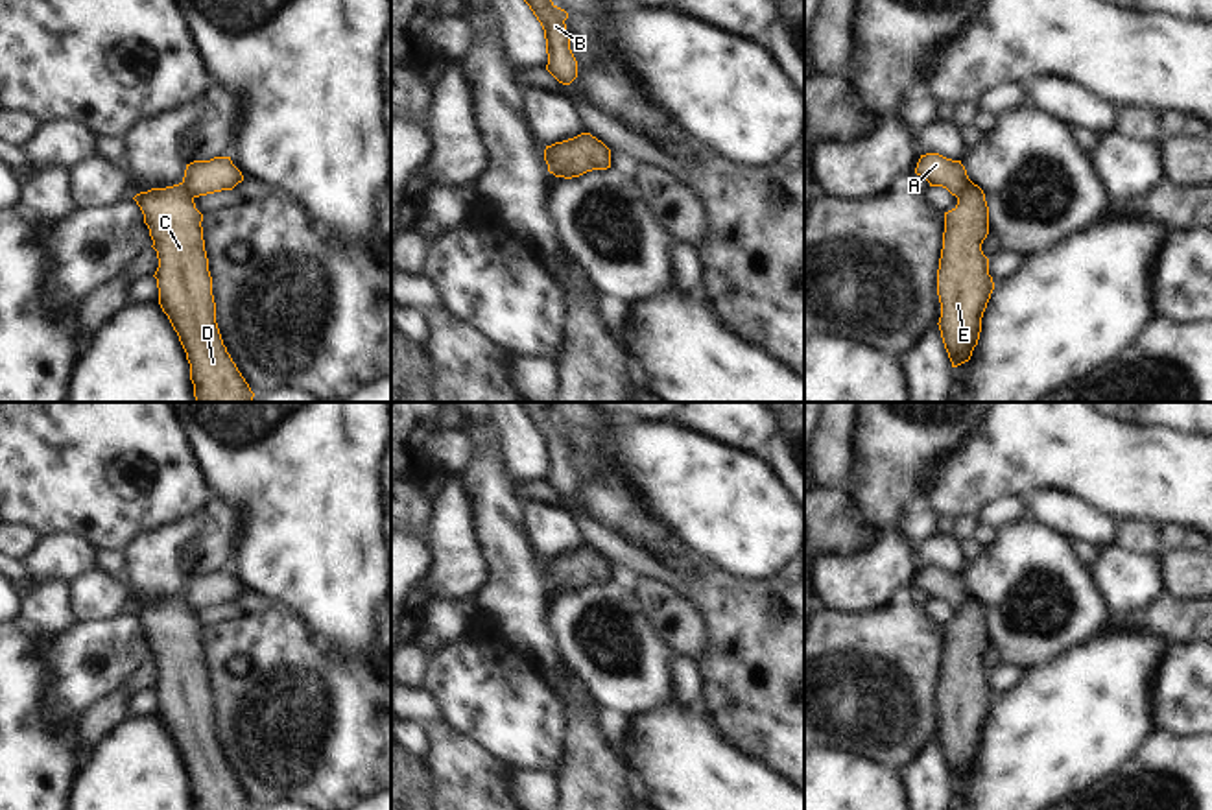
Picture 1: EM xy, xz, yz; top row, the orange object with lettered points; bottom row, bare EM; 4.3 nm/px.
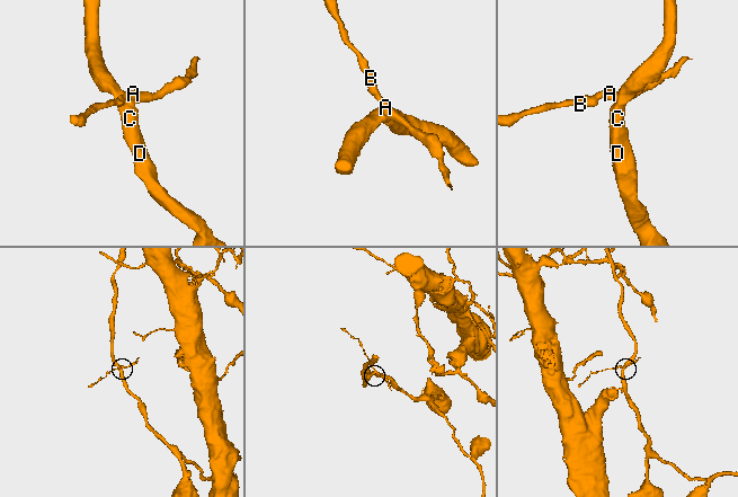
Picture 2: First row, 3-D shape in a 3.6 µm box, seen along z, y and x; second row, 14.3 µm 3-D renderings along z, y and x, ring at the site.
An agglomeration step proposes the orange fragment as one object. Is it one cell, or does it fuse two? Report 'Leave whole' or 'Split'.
Split.

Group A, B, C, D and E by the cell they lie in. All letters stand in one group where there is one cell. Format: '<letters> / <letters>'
A B / C D E

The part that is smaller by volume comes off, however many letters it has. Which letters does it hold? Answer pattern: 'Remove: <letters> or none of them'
Remove: A, B

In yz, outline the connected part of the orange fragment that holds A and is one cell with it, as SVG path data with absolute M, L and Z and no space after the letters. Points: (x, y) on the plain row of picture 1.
M939 566L921 568L915 587L926 592L930 600L943 600L956 611L965 609L972 600L961 574L952 574Z

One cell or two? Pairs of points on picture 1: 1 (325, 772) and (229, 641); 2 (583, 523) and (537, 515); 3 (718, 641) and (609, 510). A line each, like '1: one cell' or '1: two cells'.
1: one cell
2: two cells
3: one cell

